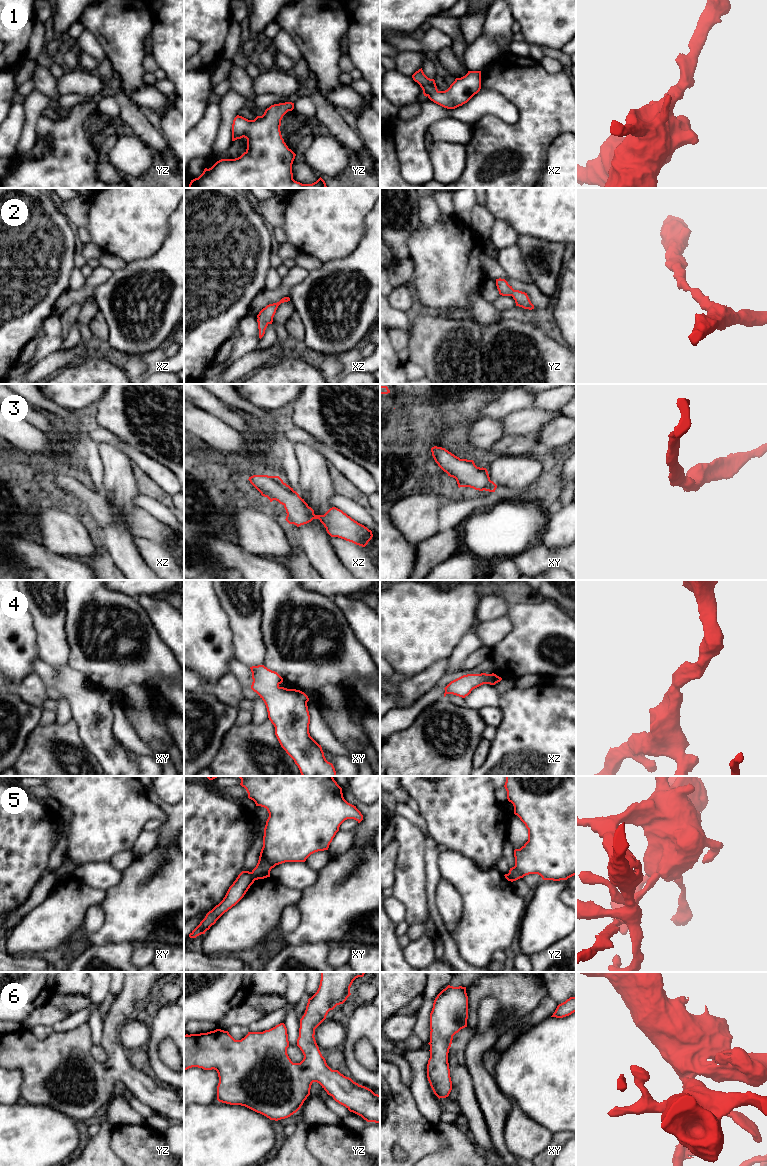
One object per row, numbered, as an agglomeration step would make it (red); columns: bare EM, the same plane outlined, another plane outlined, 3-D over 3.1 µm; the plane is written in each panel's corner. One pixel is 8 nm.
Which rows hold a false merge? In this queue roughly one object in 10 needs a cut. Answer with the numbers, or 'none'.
5

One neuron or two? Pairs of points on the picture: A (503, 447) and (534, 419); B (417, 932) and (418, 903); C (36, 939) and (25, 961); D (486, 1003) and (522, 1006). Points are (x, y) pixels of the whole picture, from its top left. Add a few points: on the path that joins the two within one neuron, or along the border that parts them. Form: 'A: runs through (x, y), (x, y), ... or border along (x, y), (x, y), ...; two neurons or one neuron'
A: runs through (511, 439), (526, 424); one neuron
B: border along (423, 923), (414, 923), (409, 926); two neurons
C: border along (38, 954), (10, 955); two neurons
D: border along (499, 1001), (483, 997), (478, 1015); two neurons

